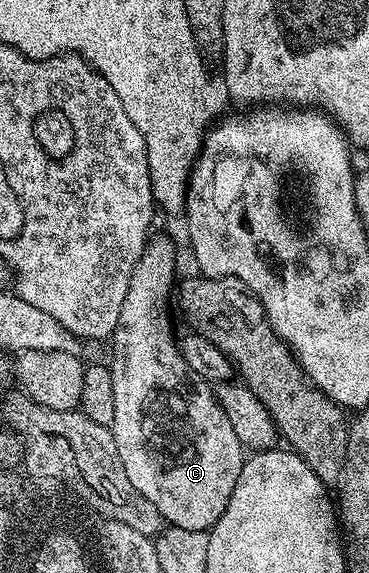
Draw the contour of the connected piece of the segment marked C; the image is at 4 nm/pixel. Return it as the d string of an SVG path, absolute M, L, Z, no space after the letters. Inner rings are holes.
M150 236L145 246L145 252L141 254L141 262L133 269L133 278L127 287L127 299L123 299L123 311L119 311L119 323L111 338L111 346L113 345L111 383L115 385L115 419L111 428L117 448L117 457L123 463L123 471L127 471L127 479L131 479L131 487L135 487L135 491L139 495L143 495L143 499L155 503L159 515L169 525L183 527L187 531L208 531L219 519L219 515L223 515L223 511L231 499L231 491L235 491L235 483L245 466L247 453L239 443L239 435L235 435L235 430L232 429L231 421L227 419L223 407L217 401L214 386L196 371L189 369L188 363L184 361L178 346L175 344L175 339L173 343L173 325L169 322L169 305L171 309L171 294L175 289L173 268L176 265L172 243L165 237Z

